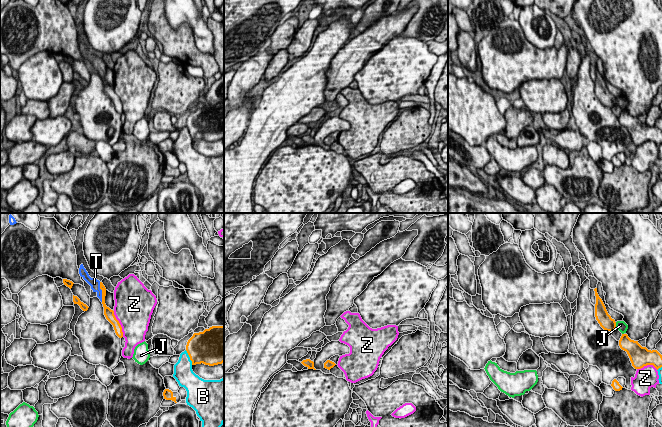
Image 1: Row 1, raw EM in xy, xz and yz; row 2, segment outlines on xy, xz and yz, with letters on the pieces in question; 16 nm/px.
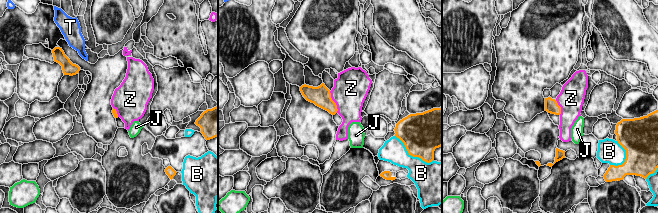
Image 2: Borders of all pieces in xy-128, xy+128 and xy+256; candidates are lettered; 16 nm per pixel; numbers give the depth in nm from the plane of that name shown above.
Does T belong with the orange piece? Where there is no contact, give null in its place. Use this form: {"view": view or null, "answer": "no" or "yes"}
{"view": "xy", "answer": "yes"}

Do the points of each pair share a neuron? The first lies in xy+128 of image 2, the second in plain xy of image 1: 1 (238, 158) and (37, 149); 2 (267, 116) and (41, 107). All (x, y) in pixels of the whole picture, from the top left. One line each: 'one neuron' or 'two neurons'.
1: one neuron
2: two neurons

